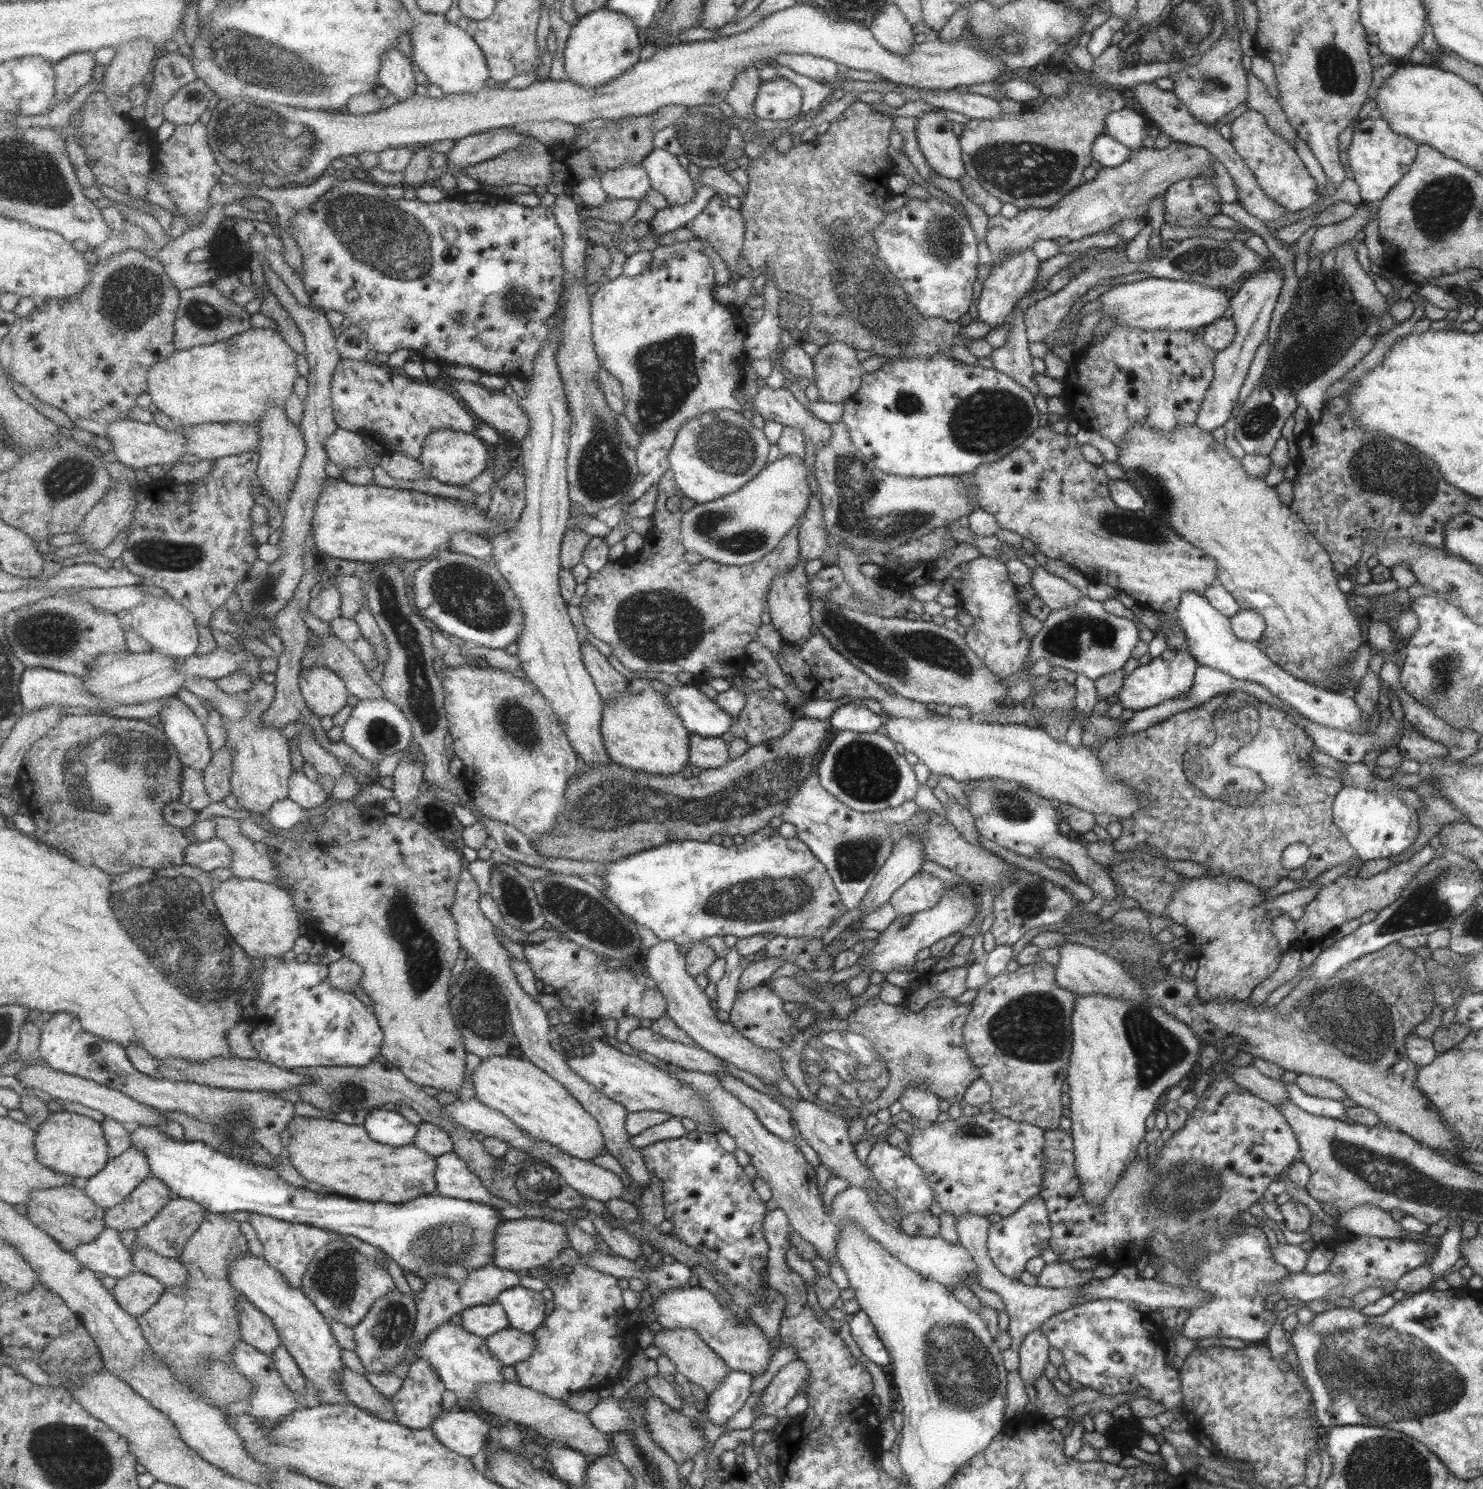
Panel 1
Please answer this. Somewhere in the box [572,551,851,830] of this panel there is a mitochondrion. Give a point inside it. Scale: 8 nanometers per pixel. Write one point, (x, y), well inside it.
(660, 626)

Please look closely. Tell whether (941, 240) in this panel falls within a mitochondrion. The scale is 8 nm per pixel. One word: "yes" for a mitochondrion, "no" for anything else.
yes

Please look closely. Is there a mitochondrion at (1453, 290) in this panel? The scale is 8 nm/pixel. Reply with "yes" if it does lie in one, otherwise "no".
no

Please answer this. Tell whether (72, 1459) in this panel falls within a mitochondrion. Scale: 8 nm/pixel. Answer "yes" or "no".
yes

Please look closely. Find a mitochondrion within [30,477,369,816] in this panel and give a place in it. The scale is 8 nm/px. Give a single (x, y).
(116, 761)

